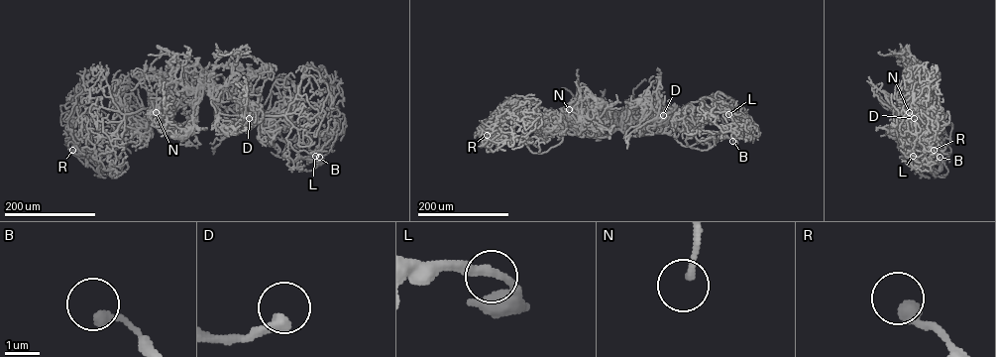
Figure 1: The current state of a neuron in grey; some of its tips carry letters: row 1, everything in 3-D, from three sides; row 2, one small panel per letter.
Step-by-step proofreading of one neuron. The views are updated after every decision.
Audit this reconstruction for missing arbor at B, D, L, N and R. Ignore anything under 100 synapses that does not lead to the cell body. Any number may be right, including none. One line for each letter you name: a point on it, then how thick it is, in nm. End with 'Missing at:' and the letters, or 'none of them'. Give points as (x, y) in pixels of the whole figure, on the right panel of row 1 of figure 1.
Missing at: none of them

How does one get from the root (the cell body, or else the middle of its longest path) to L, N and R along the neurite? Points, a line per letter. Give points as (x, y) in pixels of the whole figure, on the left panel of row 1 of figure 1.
L: (185, 76), (186, 86), (198, 65), (209, 94), (264, 115), (284, 115), (297, 129), (318, 136), (315, 156)
N: (185, 76), (186, 86), (195, 65), (180, 63), (176, 79), (156, 91), (156, 112)
R: (185, 76), (186, 86), (202, 68), (198, 98), (104, 121), (84, 154), (72, 150)

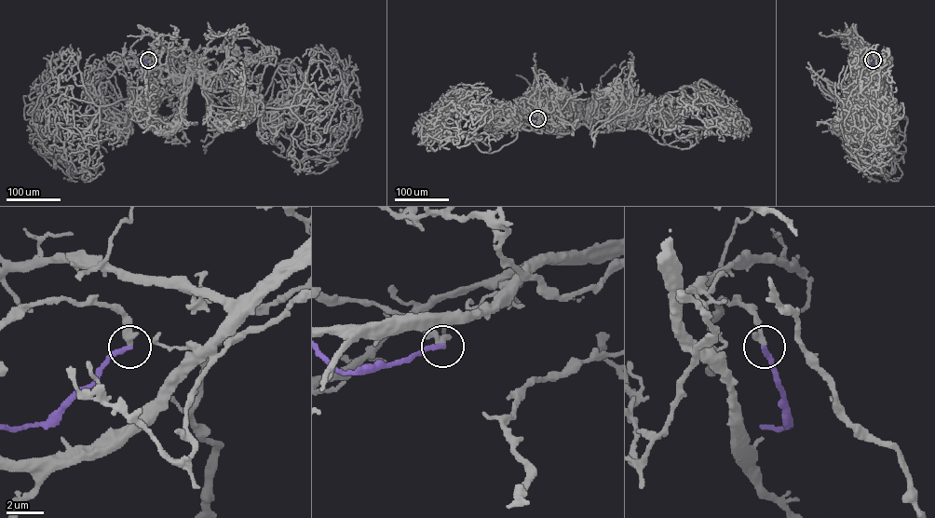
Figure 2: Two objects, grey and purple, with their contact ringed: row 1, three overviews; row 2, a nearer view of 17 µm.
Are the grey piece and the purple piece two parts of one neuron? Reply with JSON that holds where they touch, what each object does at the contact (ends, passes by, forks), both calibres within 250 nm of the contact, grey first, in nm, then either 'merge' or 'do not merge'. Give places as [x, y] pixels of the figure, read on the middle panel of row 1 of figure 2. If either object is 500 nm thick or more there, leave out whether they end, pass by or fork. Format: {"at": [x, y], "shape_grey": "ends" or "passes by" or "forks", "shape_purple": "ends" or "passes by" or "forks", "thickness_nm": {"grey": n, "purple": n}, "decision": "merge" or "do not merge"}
{"at": [537, 118], "shape_grey": "ends", "shape_purple": "ends", "thickness_nm": {"grey": 360, "purple": 260}, "decision": "do not merge"}

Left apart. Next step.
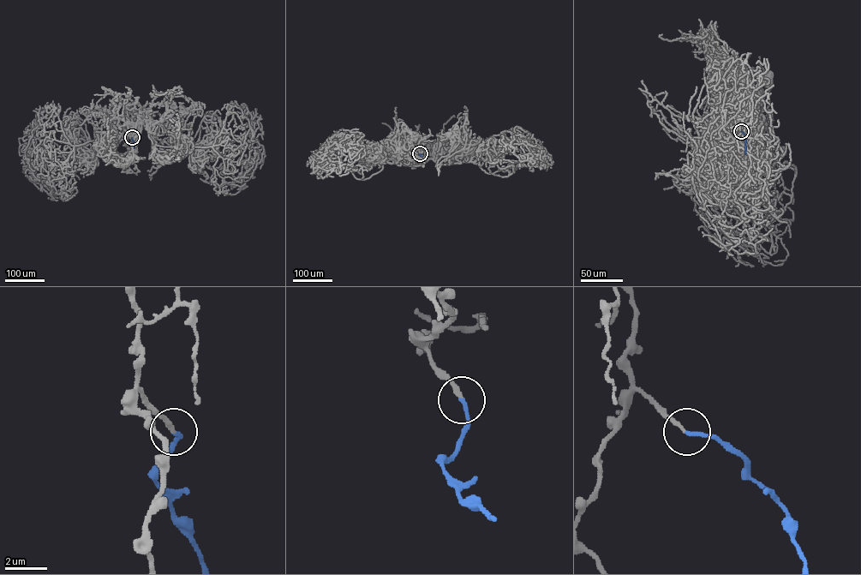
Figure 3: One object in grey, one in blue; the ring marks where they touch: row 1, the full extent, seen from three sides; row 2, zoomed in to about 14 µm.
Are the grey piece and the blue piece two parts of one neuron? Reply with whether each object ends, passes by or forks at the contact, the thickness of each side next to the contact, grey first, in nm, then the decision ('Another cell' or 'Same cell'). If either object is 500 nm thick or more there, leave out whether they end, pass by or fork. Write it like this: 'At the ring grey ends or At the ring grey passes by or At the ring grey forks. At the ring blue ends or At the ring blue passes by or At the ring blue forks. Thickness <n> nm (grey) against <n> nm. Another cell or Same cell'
At the ring grey ends. At the ring blue ends. Thickness 200 nm (grey) against 180 nm. Same cell

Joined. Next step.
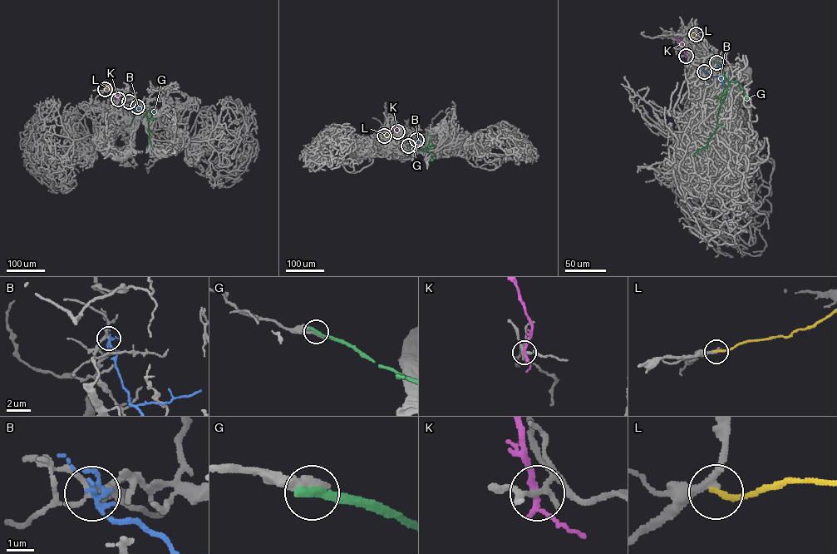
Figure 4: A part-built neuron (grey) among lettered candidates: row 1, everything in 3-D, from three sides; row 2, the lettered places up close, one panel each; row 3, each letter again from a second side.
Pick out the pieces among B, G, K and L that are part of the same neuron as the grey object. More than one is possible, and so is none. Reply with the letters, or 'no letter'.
no letter

